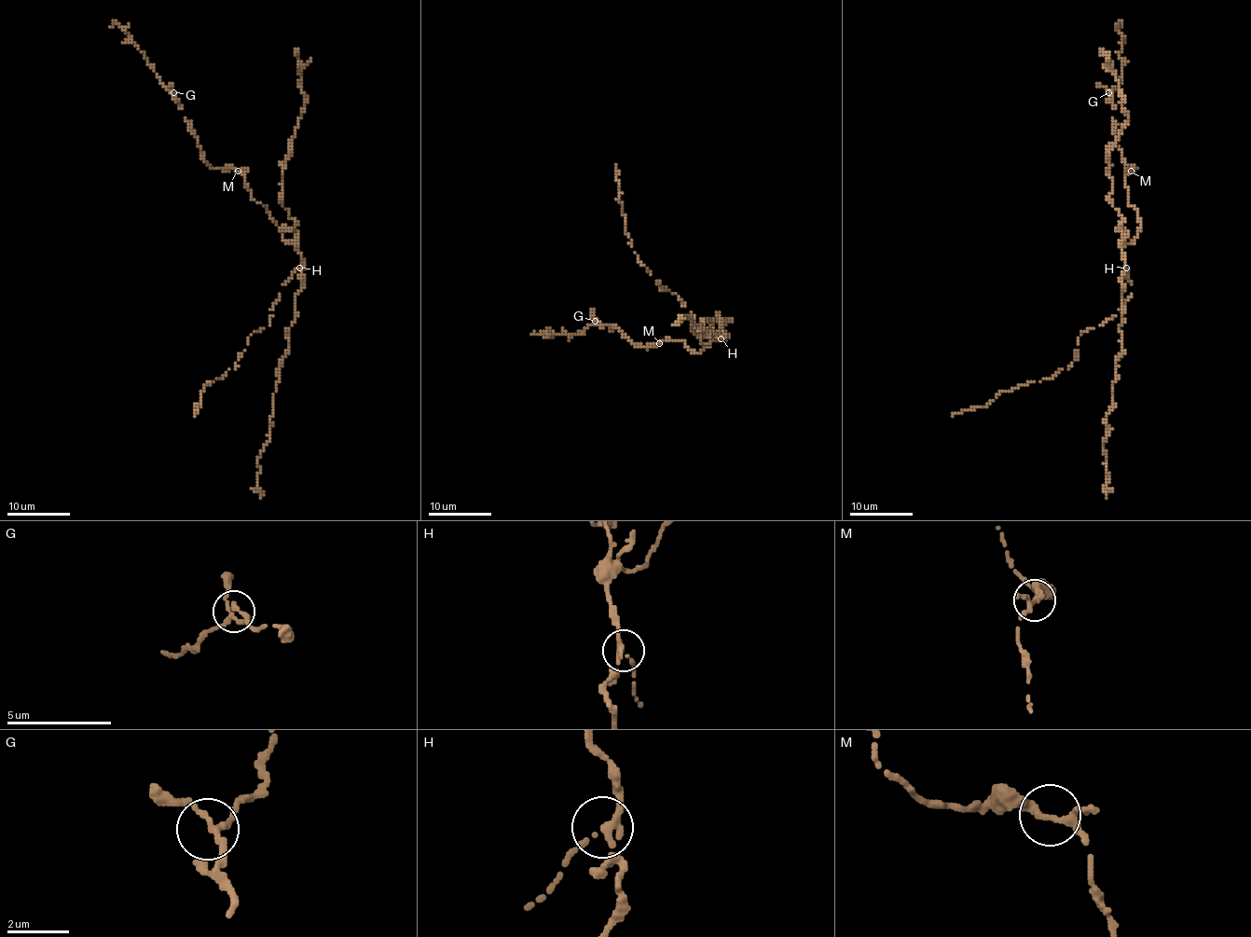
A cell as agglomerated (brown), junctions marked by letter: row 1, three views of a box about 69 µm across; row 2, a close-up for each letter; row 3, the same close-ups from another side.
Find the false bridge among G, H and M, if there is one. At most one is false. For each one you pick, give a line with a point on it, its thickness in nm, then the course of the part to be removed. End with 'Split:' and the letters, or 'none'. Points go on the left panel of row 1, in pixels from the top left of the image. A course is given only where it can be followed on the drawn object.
H: at (299, 268); 200 nm thick; foreign part runs (299, 268), (283, 283), (270, 323), (249, 337), (236, 368), (230, 368), (220, 379), (210, 381), (194, 416)
Split: H

